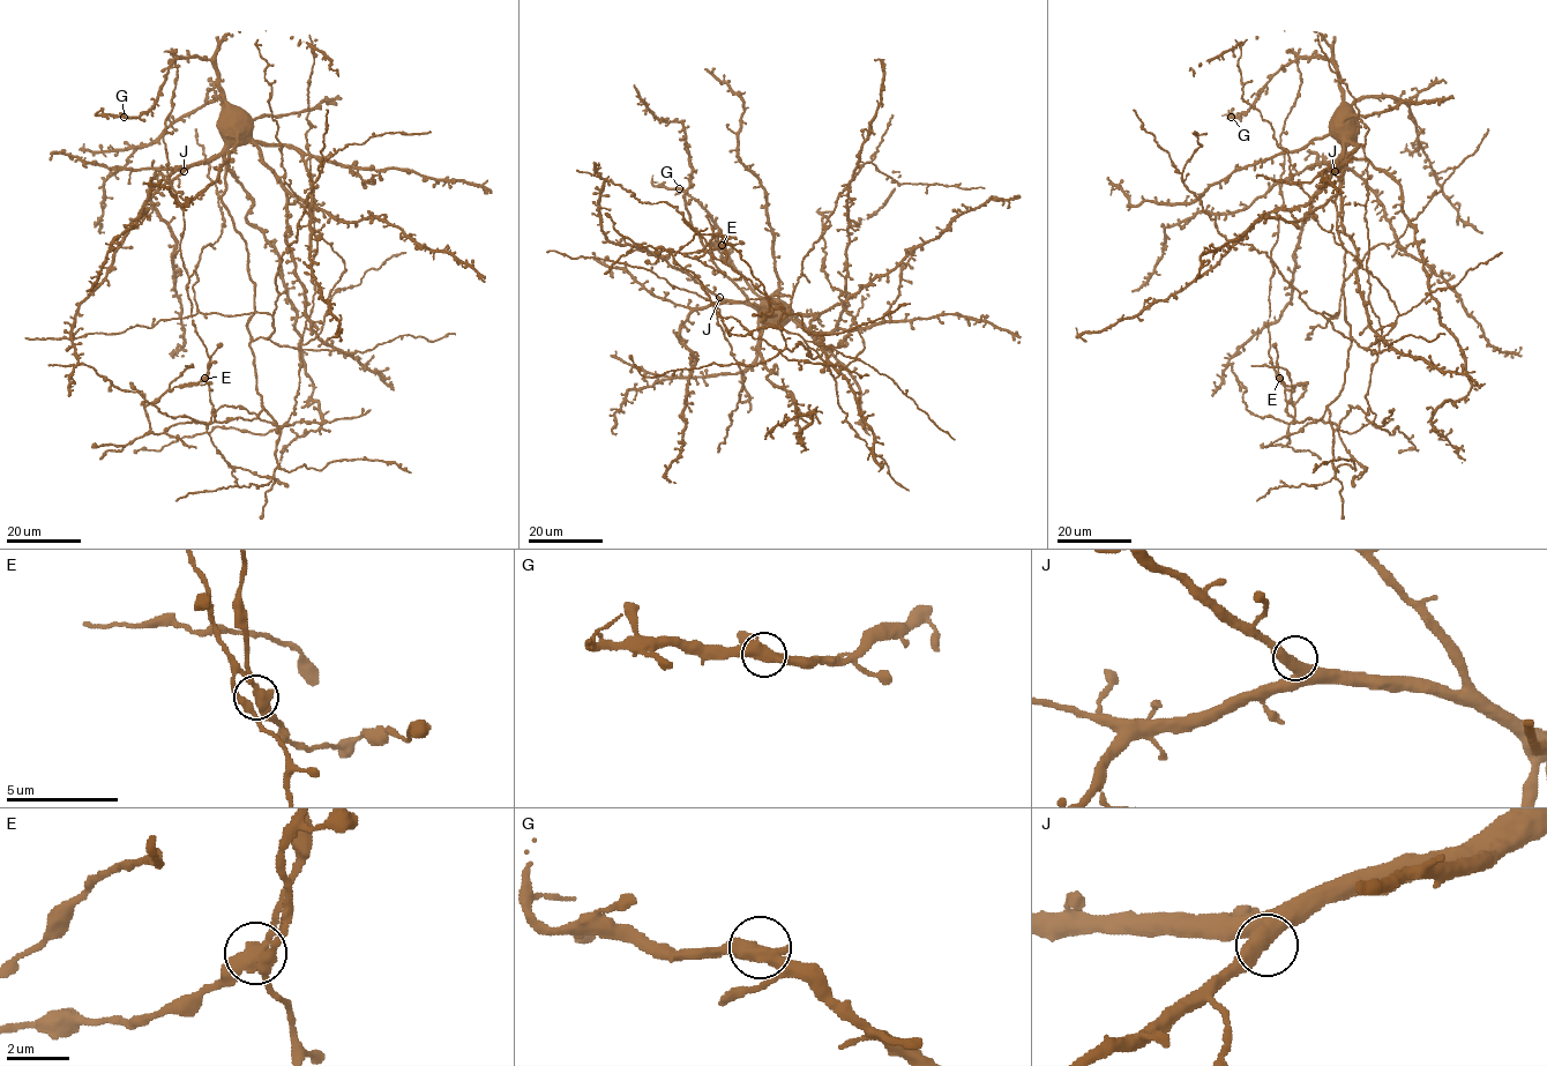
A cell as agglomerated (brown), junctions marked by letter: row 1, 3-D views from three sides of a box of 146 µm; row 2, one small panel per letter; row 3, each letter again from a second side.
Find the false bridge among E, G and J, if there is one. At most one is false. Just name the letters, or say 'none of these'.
E

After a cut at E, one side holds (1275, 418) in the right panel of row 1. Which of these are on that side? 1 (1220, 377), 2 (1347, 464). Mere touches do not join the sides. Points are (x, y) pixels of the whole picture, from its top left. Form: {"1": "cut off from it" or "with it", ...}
{"1": "with it", "2": "with it"}

